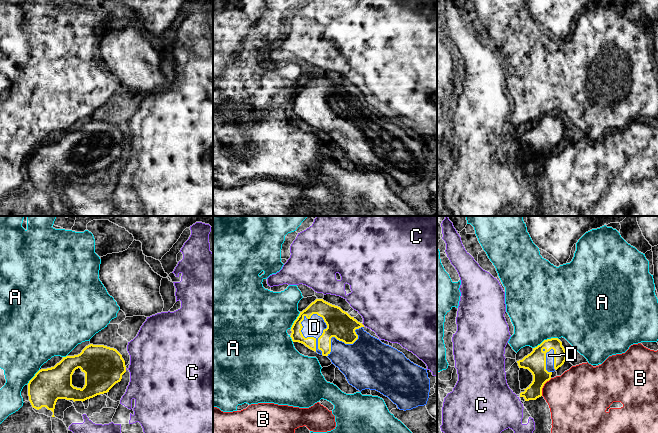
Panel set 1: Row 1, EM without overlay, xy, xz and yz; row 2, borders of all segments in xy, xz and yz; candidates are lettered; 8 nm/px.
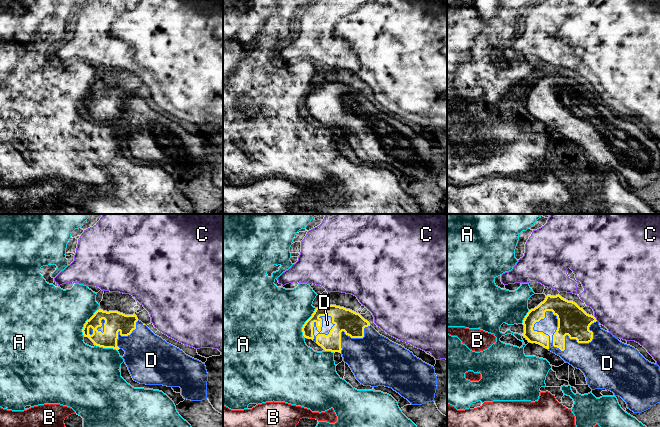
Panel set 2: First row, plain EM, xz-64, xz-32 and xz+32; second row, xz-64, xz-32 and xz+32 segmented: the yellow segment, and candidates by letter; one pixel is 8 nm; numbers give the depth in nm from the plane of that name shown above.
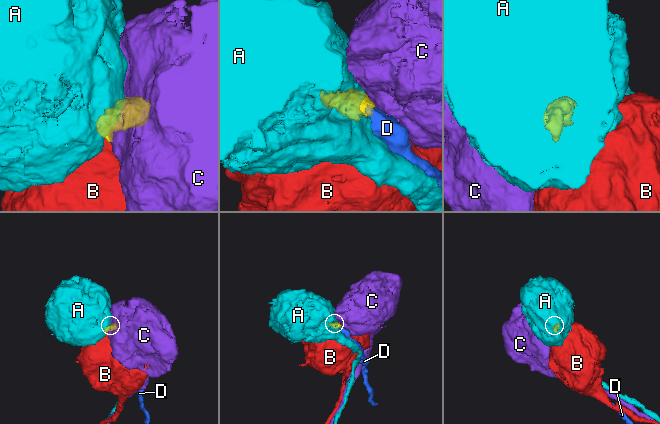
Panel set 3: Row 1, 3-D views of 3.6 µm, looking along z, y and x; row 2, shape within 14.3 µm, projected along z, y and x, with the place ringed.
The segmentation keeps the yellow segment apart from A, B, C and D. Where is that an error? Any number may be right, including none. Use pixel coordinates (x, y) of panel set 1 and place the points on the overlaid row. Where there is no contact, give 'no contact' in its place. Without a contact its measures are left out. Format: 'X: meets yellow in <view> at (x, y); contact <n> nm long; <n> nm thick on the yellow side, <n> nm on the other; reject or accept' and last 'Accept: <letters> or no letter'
A: meets yellow in yz at (545, 340); contact 220 nm long; 170 nm thick on the yellow side, 480 nm on the other; reject
B: meets yellow in yz at (543, 385); contact 170 nm long; 170 nm thick on the yellow side, 380 nm on the other; reject
C: meets yellow in xz at (362, 324); contact 40 nm long; 220 nm thick on the yellow side, 460 nm on the other; reject
D: meets yellow in xz at (307, 337); contact 360 nm long; 160 nm thick on the yellow side, 150 nm on the other; accept
Accept: D

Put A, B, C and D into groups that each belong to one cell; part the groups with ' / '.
A / B / C / D

